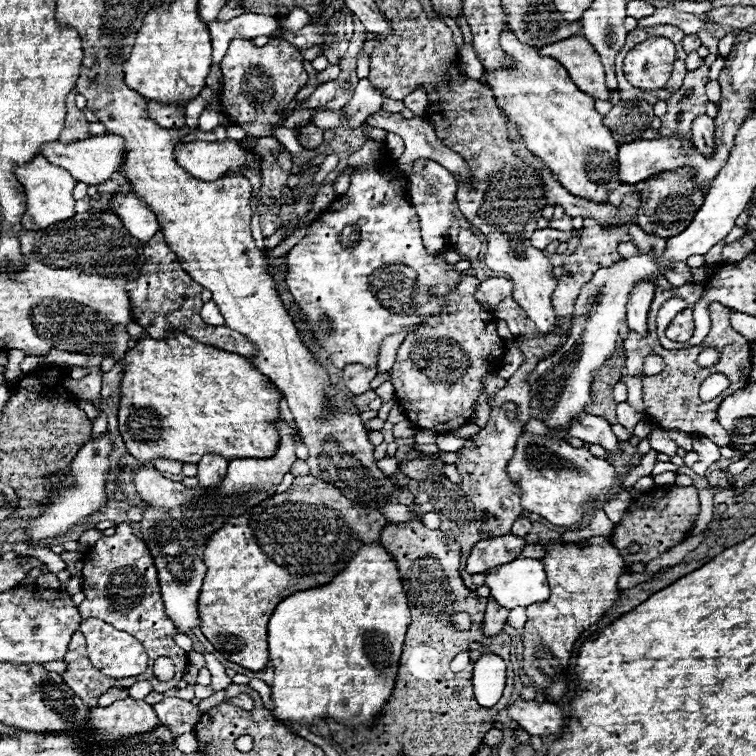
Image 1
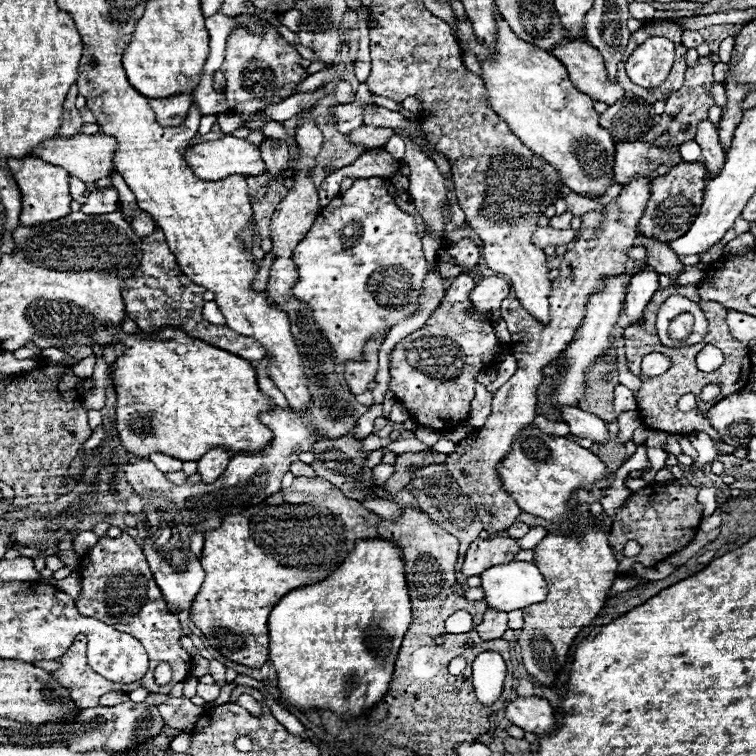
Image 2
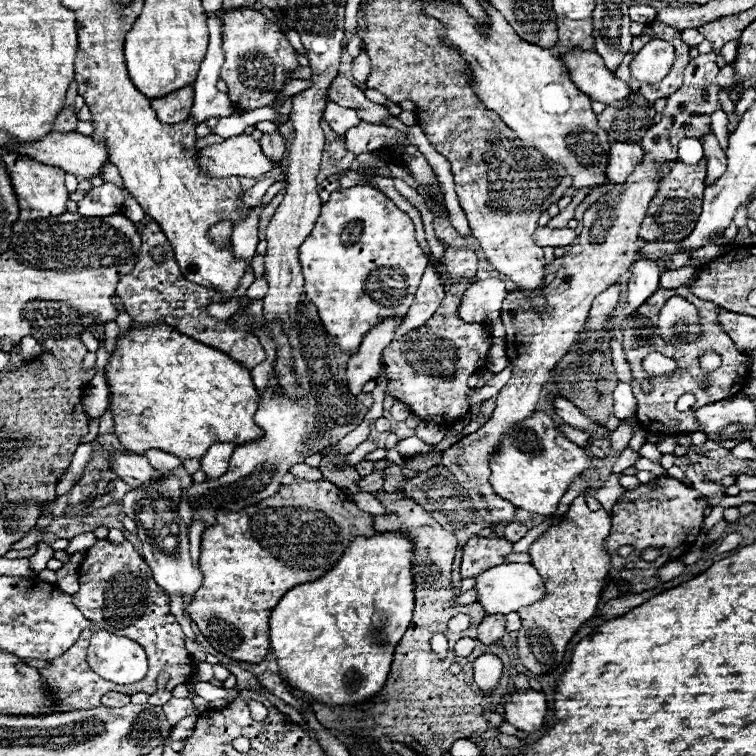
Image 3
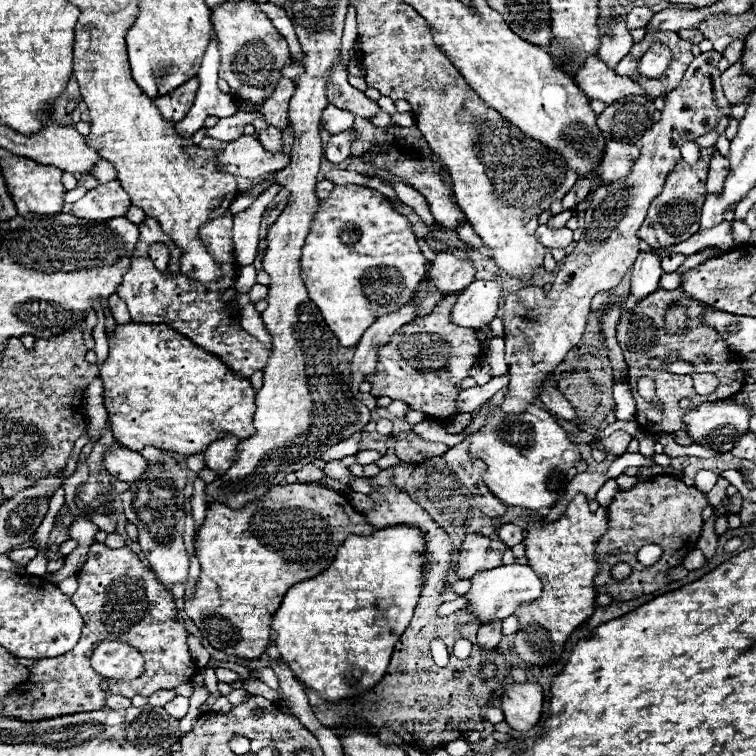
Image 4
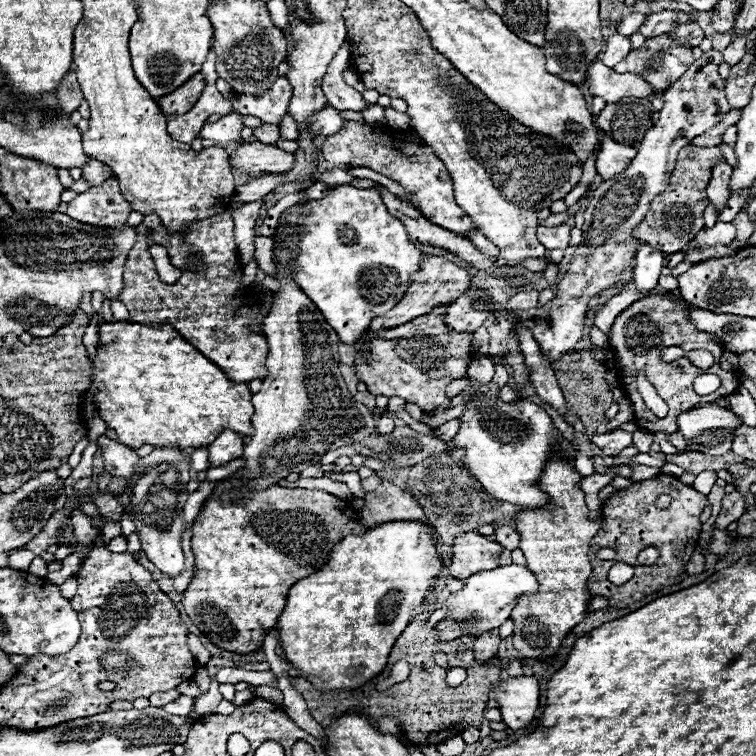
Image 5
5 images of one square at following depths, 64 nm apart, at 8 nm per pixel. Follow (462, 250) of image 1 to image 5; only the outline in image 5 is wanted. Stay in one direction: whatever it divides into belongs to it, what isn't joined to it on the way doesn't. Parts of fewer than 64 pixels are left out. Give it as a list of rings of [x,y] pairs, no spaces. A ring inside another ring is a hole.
[[[430,256],[422,260],[422,268],[416,274],[416,280],[412,280],[408,292],[404,294],[404,300],[400,300],[400,304],[396,304],[396,308],[392,308],[392,312],[386,312],[384,316],[376,316],[376,320],[372,320],[370,328],[366,330],[368,336],[378,336],[382,332],[386,332],[388,328],[396,328],[400,324],[406,324],[422,314],[428,314],[430,308],[446,304],[456,300],[464,290],[470,288],[470,274],[466,268],[450,262],[446,256]]]

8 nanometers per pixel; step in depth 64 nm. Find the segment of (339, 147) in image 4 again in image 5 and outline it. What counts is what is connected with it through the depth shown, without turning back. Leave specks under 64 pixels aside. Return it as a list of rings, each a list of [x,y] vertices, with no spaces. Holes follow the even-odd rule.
[[[350,120],[340,132],[326,138],[322,144],[322,156],[334,164],[356,164],[372,168],[396,182],[400,182],[410,194],[416,196],[418,208],[422,214],[436,226],[446,228],[450,232],[464,234],[474,230],[470,216],[462,212],[462,208],[454,202],[452,194],[452,180],[448,170],[444,168],[442,160],[428,148],[422,140],[410,140],[406,132],[394,130],[390,126],[372,126],[372,124],[358,124]]]

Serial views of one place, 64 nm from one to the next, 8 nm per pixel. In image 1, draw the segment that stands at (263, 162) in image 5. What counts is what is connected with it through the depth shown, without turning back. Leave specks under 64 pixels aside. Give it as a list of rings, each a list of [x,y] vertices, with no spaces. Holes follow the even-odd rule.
[[[180,142],[174,148],[178,166],[198,180],[218,180],[230,168],[254,164],[254,154],[240,146],[240,142]]]

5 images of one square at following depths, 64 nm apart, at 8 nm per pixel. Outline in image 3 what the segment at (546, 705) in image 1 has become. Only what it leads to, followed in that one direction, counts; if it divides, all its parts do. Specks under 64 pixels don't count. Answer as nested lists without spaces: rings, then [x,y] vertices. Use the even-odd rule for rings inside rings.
[[[536,690],[514,692],[504,704],[506,722],[510,722],[512,726],[524,732],[540,730],[546,720],[546,712],[548,712],[546,698],[542,692],[536,692]]]

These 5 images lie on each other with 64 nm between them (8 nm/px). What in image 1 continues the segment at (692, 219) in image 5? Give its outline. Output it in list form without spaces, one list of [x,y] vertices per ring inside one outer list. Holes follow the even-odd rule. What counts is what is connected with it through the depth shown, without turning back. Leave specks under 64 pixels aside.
[[[684,170],[664,172],[660,176],[652,176],[644,180],[640,194],[642,194],[642,200],[636,214],[636,222],[640,224],[640,228],[644,228],[644,232],[656,232],[658,236],[664,236],[664,238],[676,236],[676,232],[682,232],[692,222],[692,216],[698,212],[704,200],[704,192],[692,186],[692,176],[690,172],[684,172]]]

